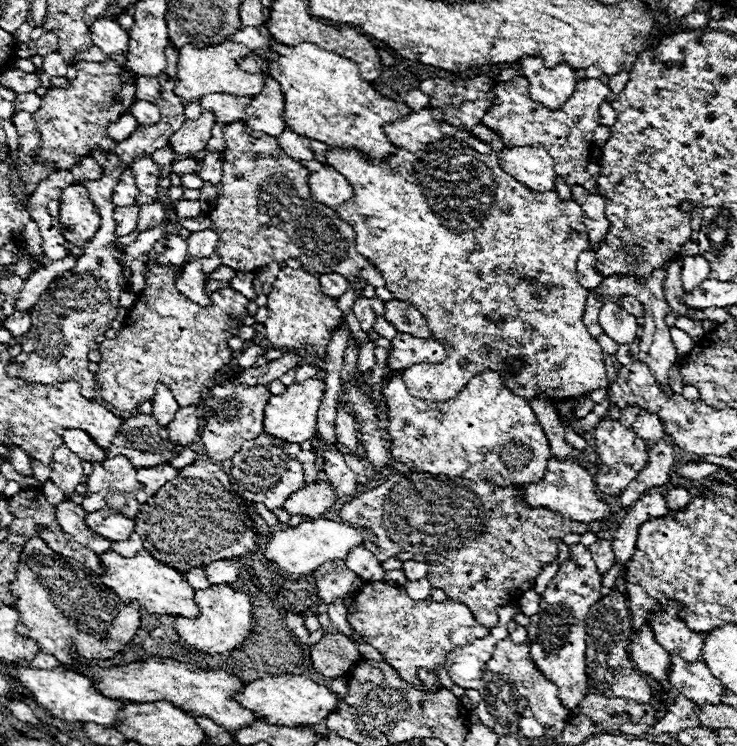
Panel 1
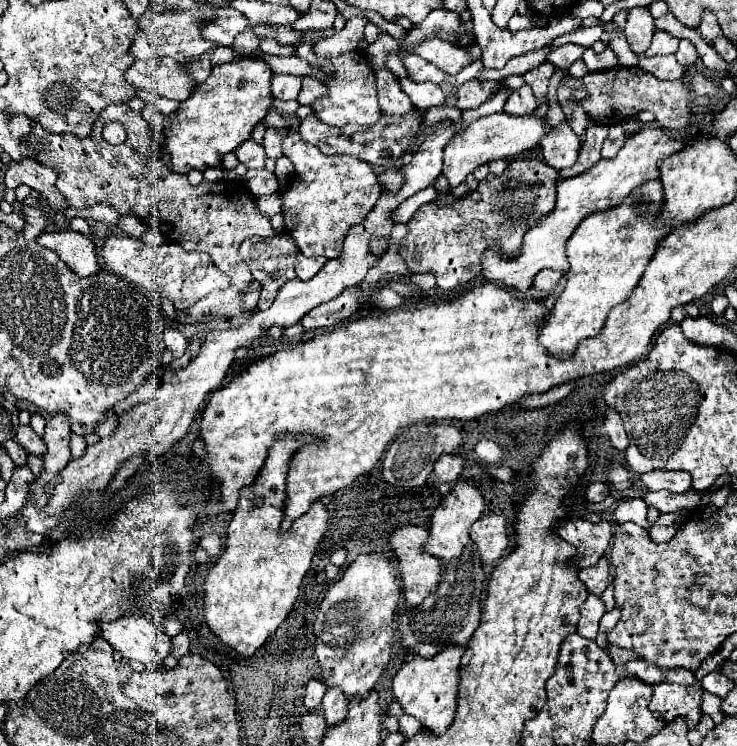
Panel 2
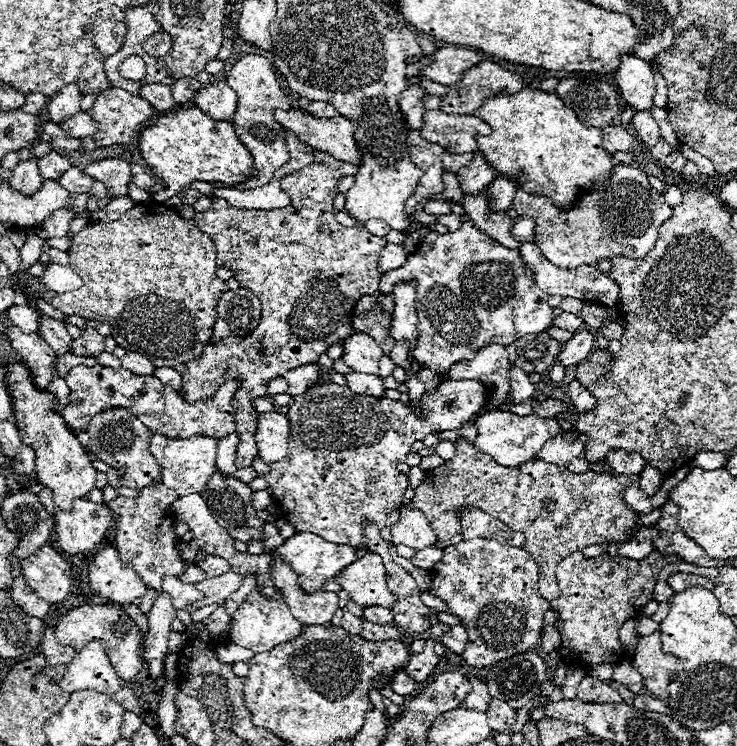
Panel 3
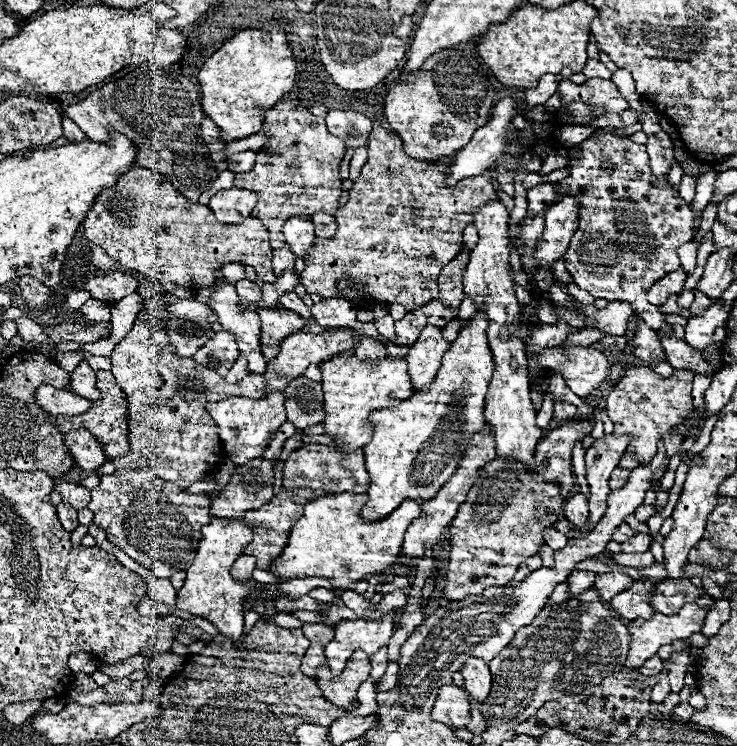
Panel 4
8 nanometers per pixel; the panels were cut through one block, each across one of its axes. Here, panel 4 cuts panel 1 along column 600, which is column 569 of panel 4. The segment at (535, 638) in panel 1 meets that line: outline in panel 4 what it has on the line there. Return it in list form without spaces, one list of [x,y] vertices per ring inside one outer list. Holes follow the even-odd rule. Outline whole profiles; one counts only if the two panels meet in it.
[[[574,570],[570,576],[568,576],[568,586],[570,586],[570,598],[586,592],[592,588],[594,584],[594,572],[586,572],[586,570]]]

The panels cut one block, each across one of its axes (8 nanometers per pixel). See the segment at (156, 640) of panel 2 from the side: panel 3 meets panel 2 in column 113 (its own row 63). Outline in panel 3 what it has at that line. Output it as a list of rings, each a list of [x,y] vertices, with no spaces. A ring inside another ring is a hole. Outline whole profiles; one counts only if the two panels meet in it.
[[[622,56],[620,66],[614,72],[614,84],[620,90],[622,102],[636,112],[652,108],[656,84],[654,72],[646,60],[640,60],[636,56]]]

